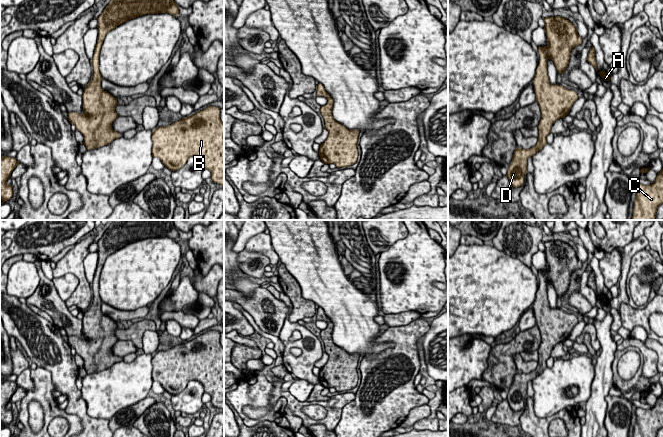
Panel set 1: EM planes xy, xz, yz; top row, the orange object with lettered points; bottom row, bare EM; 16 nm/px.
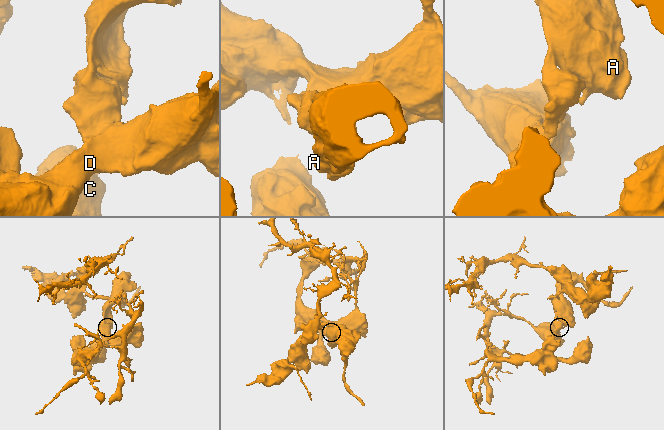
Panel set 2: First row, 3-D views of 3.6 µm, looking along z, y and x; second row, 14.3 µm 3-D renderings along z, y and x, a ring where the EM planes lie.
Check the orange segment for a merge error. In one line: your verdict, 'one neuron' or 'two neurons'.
one neuron

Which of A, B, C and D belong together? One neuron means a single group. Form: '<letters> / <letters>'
A B C D

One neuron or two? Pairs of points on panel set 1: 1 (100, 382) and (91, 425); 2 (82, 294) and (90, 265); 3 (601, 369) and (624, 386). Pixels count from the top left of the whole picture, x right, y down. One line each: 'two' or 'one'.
1: two
2: two
3: two

